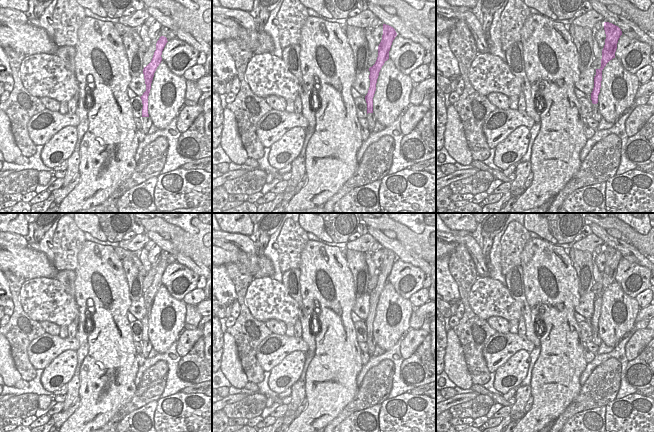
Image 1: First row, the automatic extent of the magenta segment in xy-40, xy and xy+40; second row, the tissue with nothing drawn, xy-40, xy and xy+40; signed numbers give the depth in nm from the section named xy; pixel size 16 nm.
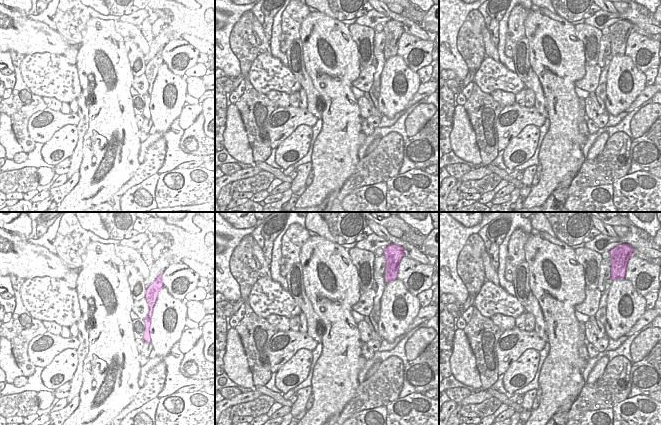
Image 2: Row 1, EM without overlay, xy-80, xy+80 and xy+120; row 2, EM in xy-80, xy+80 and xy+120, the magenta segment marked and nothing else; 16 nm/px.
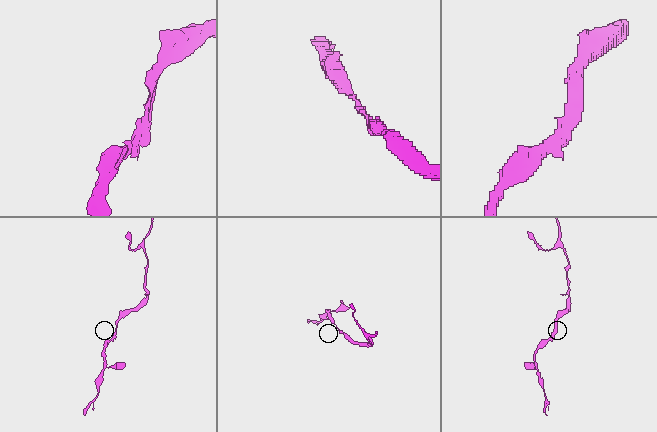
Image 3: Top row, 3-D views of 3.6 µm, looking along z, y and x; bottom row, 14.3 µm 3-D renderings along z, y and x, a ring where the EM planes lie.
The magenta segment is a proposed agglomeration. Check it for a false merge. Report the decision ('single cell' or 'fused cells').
single cell

